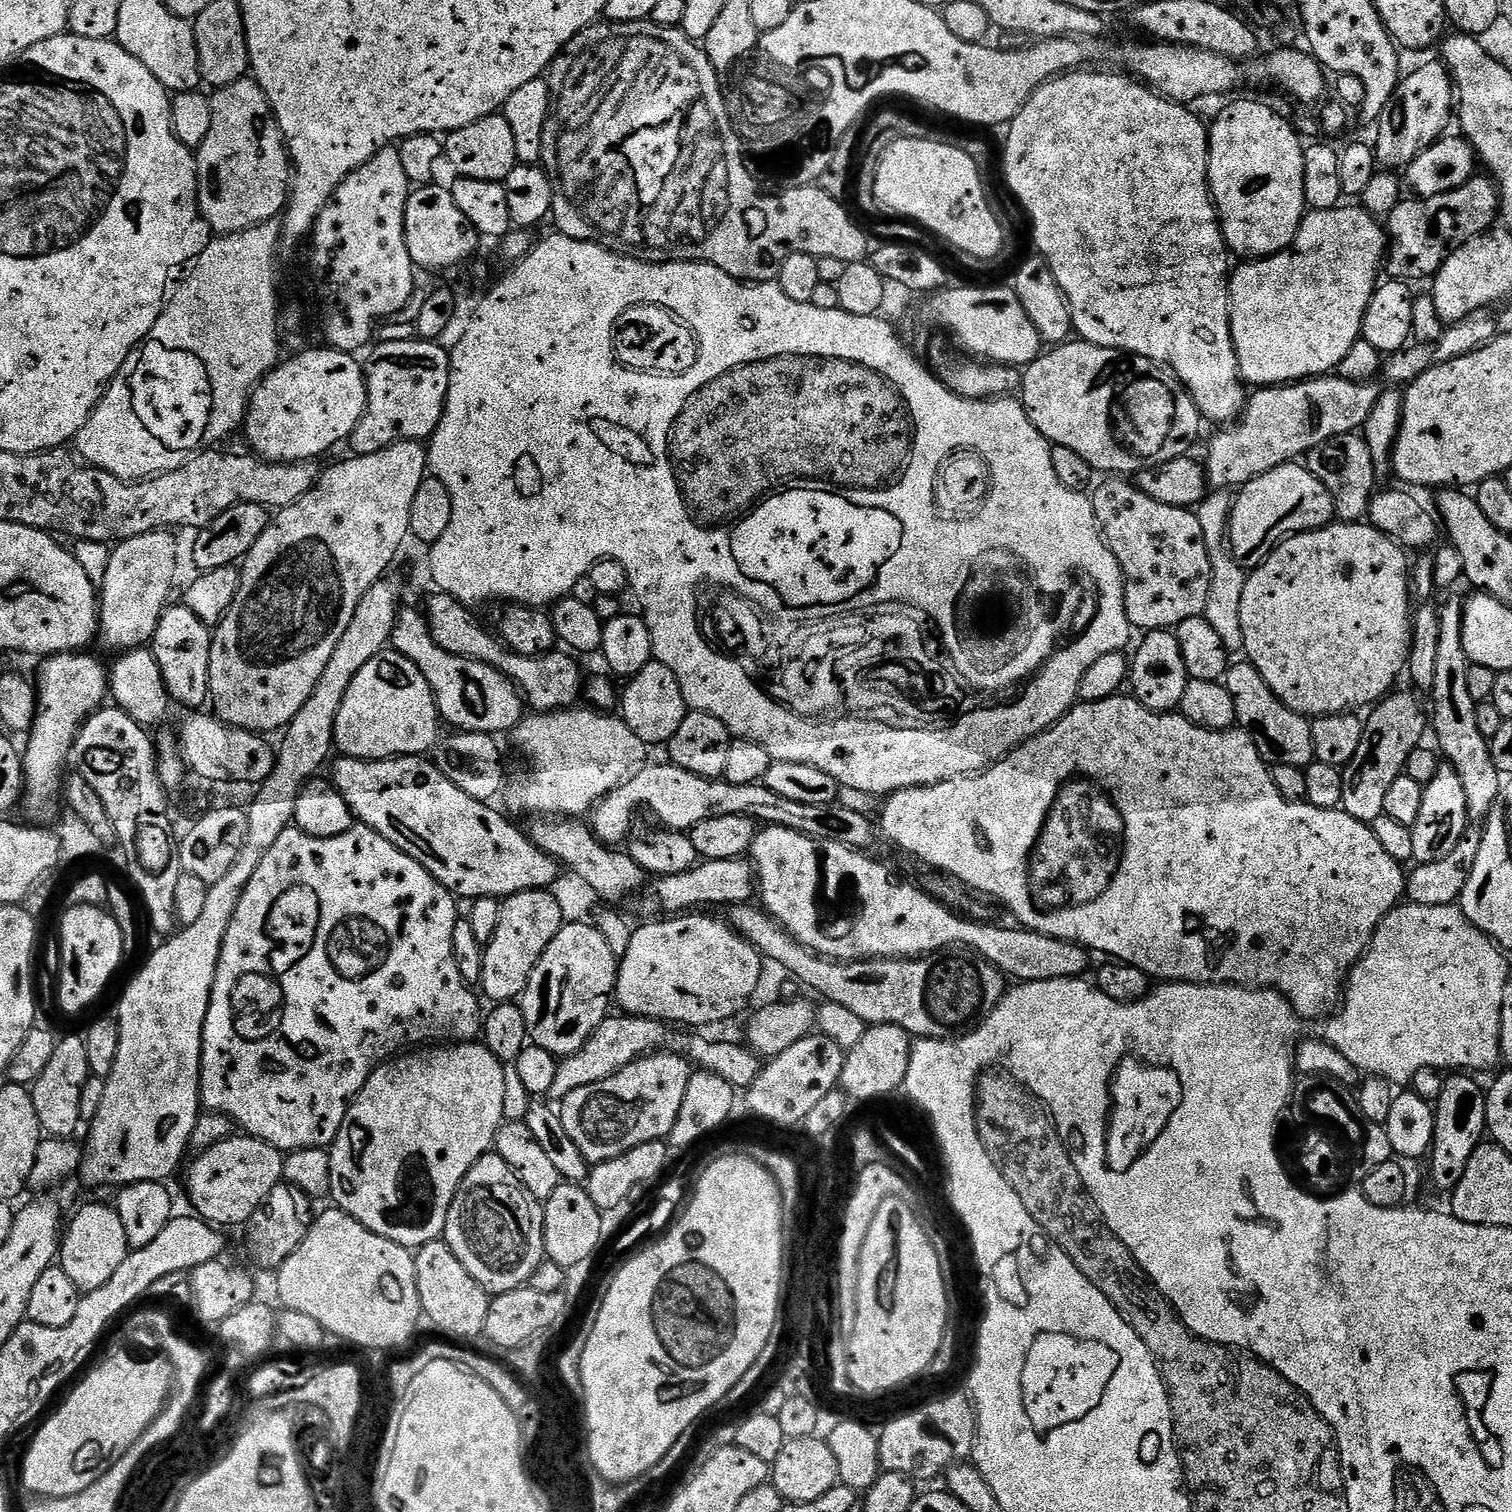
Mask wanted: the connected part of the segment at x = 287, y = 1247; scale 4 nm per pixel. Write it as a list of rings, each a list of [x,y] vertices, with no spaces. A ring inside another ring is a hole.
[[[281,1182],[278,1187],[270,1192],[265,1198],[262,1206],[258,1208],[245,1225],[246,1231],[246,1250],[249,1254],[249,1260],[262,1270],[277,1271],[282,1262],[286,1260],[298,1248],[306,1238],[309,1232],[309,1226],[314,1219],[314,1212],[311,1212],[312,1202],[308,1196],[302,1194],[296,1187]]]

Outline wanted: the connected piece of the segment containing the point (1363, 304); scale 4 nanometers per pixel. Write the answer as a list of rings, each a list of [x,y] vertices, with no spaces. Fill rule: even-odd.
[[[1337,206],[1330,210],[1318,210],[1317,212],[1309,211],[1305,215],[1304,221],[1300,223],[1300,229],[1294,238],[1294,242],[1286,250],[1275,252],[1272,256],[1252,258],[1247,262],[1240,262],[1237,268],[1235,265],[1231,269],[1228,282],[1228,321],[1232,323],[1232,341],[1238,354],[1240,379],[1244,381],[1245,385],[1283,386],[1335,373],[1339,369],[1340,363],[1350,354],[1352,347],[1362,339],[1364,315],[1368,313],[1372,296],[1376,293],[1378,281],[1382,276],[1382,269],[1386,264],[1388,238],[1385,225],[1365,210],[1363,206],[1355,206],[1356,208],[1344,207]]]

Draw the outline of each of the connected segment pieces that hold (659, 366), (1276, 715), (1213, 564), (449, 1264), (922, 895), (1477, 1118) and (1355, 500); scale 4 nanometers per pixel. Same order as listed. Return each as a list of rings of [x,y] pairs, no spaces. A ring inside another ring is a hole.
[[[640,302],[638,308],[630,308],[624,316],[618,314],[618,322],[612,332],[614,354],[626,364],[644,368],[655,378],[678,378],[687,371],[695,371],[703,355],[700,331],[696,329],[693,319],[679,313],[676,306],[654,306],[648,302]]]
[[[1233,663],[1228,669],[1228,675],[1222,681],[1224,687],[1230,690],[1236,707],[1236,724],[1250,738],[1254,738],[1254,746],[1258,746],[1258,754],[1269,765],[1298,766],[1305,769],[1314,760],[1314,738],[1309,717],[1300,716],[1290,706],[1283,704],[1266,686],[1262,674],[1253,664]]]
[[[1217,488],[1209,491],[1208,497],[1195,509],[1196,517],[1204,531],[1206,546],[1210,554],[1210,598],[1206,598],[1204,617],[1210,626],[1222,638],[1222,646],[1226,646],[1229,653],[1236,654],[1244,647],[1242,638],[1242,590],[1246,590],[1248,572],[1232,557],[1228,547],[1228,523],[1232,517],[1234,496],[1227,488]]]
[[[444,1239],[431,1240],[429,1244],[423,1244],[415,1253],[416,1258],[416,1285],[418,1286],[418,1298],[420,1299],[421,1313],[440,1332],[445,1332],[445,1337],[456,1342],[472,1342],[468,1340],[481,1339],[484,1336],[486,1326],[486,1314],[490,1303],[490,1294],[474,1278],[470,1278],[470,1270],[454,1258],[454,1250]]]
[[[764,826],[757,831],[750,859],[754,865],[756,879],[758,881],[758,900],[765,912],[777,920],[781,926],[788,931],[802,946],[806,946],[810,951],[815,952],[818,956],[837,962],[851,962],[854,960],[898,960],[901,958],[919,958],[928,956],[931,952],[943,952],[954,947],[968,948],[986,962],[993,964],[996,969],[1003,972],[1005,977],[1011,978],[1013,981],[1029,984],[1030,982],[1046,982],[1047,980],[1057,980],[1058,978],[1080,978],[1085,975],[1084,971],[1088,968],[1089,953],[1080,945],[1070,942],[1069,940],[1059,940],[1058,938],[1050,938],[1041,932],[1031,932],[1029,928],[1021,928],[1019,926],[1011,926],[1012,928],[1003,928],[997,922],[981,922],[969,918],[964,914],[957,914],[949,905],[939,901],[935,896],[929,894],[923,887],[915,888],[912,884],[907,884],[904,880],[899,880],[896,876],[888,873],[888,868],[884,864],[879,864],[876,860],[871,860],[868,854],[863,851],[851,848],[845,844],[838,842],[830,842],[829,840],[815,840],[806,834],[798,834],[798,830],[790,830],[782,826]]]
[[[1452,1074],[1445,1079],[1442,1094],[1434,1102],[1436,1125],[1432,1139],[1432,1180],[1440,1188],[1451,1190],[1458,1182],[1462,1182],[1462,1174],[1466,1174],[1466,1162],[1470,1162],[1470,1154],[1478,1147],[1486,1136],[1486,1102],[1485,1089],[1480,1088],[1479,1079],[1468,1074]]]
[[[1349,434],[1335,436],[1324,444],[1310,450],[1306,457],[1306,467],[1334,498],[1336,520],[1345,524],[1363,521],[1368,515],[1368,507],[1377,491],[1378,473],[1374,466],[1374,458],[1370,454],[1370,446],[1366,446],[1363,435]]]

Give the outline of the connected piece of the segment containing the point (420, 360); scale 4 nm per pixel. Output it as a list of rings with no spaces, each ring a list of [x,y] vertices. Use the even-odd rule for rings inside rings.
[[[411,339],[377,343],[367,353],[368,361],[363,361],[368,401],[350,437],[351,451],[357,456],[374,454],[403,440],[427,441],[442,418],[452,369],[449,349],[440,342]]]

